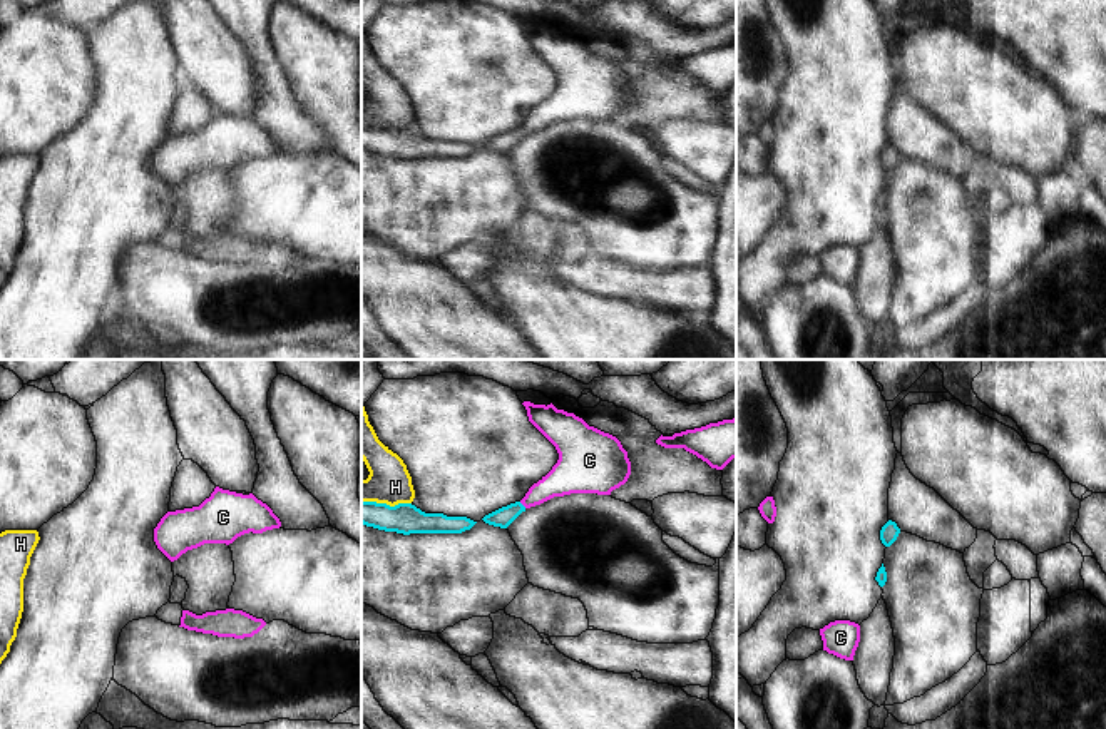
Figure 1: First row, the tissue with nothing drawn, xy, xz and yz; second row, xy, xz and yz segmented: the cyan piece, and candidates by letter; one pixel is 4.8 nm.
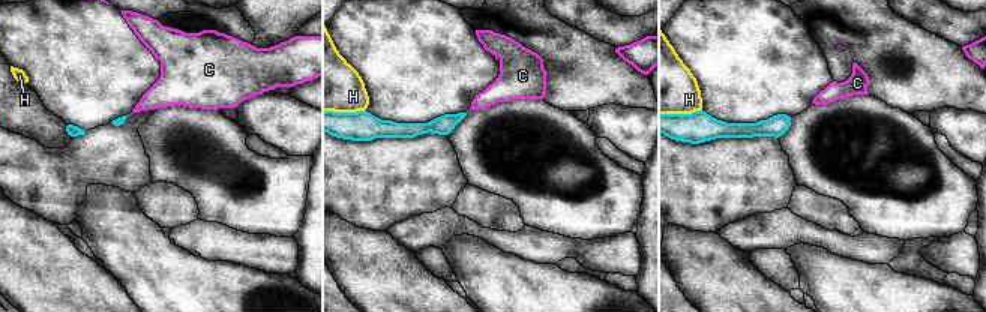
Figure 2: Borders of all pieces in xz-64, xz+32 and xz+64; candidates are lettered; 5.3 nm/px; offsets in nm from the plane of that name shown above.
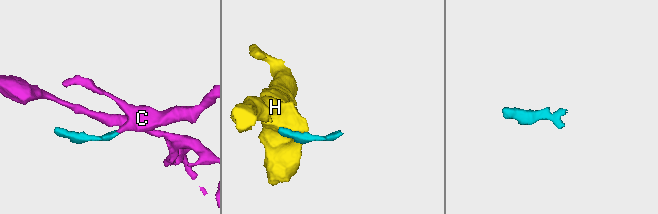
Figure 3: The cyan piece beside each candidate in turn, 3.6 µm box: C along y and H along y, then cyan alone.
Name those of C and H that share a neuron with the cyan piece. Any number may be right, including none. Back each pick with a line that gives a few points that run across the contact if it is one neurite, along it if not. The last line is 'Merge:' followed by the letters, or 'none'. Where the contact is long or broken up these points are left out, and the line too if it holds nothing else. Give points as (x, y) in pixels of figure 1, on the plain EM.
C: line xz (502, 142), (521, 129), (564, 104)
Merge: C

